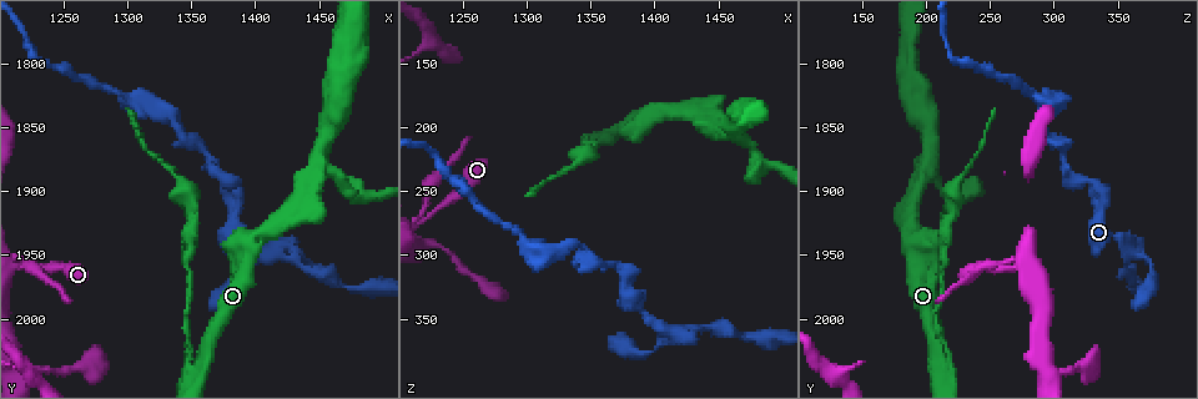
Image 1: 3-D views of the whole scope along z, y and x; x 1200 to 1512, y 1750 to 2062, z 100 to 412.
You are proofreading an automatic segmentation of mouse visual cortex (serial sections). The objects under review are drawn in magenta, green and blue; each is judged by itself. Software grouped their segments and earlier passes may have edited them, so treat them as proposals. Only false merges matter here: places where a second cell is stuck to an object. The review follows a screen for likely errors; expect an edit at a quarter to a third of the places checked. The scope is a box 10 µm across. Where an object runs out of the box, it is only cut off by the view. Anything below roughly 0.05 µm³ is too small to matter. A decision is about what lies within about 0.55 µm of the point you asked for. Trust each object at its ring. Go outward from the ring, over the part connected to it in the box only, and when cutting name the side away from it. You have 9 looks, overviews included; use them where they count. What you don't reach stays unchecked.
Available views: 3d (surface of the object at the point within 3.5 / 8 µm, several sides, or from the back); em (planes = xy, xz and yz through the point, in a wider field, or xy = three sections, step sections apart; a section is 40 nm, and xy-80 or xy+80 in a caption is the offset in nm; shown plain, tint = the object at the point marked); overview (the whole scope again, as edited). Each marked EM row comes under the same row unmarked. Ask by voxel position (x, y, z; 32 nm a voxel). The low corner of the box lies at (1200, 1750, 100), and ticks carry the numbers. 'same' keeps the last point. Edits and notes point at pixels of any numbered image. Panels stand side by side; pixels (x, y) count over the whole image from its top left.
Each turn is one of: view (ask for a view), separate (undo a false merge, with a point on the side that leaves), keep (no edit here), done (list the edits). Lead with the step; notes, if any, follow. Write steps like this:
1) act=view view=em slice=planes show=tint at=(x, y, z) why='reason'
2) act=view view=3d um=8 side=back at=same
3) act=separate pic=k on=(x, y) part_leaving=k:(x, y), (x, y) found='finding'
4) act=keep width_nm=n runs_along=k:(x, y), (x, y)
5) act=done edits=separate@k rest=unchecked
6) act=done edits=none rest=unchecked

act=view view=3d um=3.5 at=(1358, 2032, 210) why='abrupt turn'

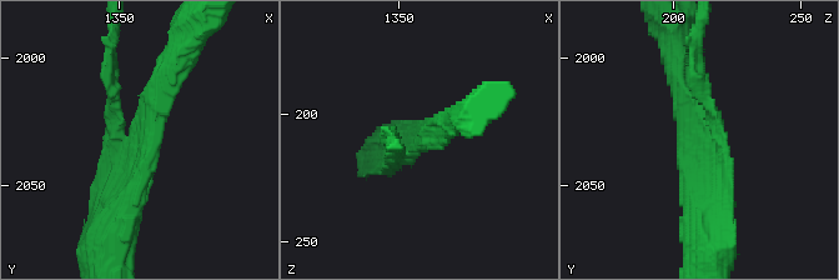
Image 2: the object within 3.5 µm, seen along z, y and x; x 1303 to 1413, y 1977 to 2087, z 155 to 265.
act=separate pic=2 on=(112, 88) part_leaving=2:(121, 138), (109, 84), (114, 34) found='two cells meet here'

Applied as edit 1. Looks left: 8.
act=view view=overview why='redraw'

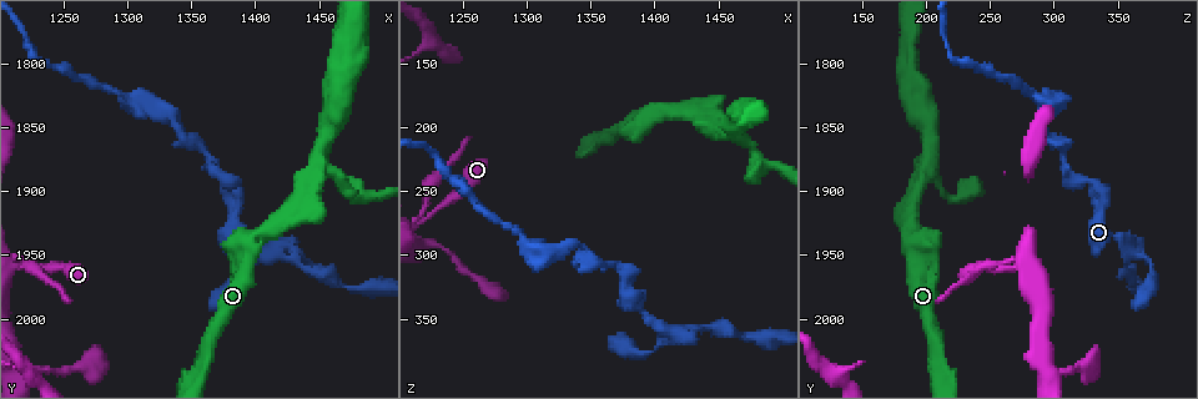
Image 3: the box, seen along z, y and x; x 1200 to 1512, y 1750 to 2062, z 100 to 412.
act=view view=3d um=3.5 at=(1258, 2038, 318) why='sudden change in width'

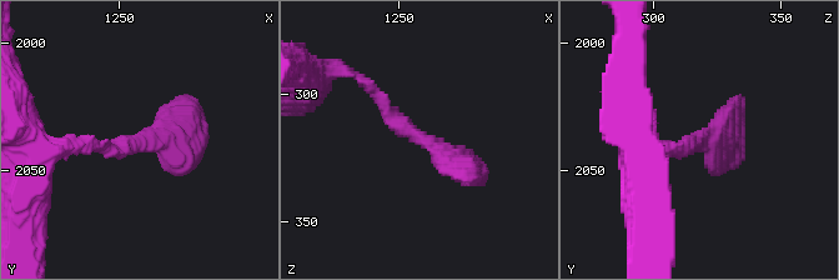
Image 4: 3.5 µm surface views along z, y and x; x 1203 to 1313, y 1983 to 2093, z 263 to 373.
act=view view=em slice=xy step=5 show=tint at=(1260, 2036, 318) why='shape alone is not enough'

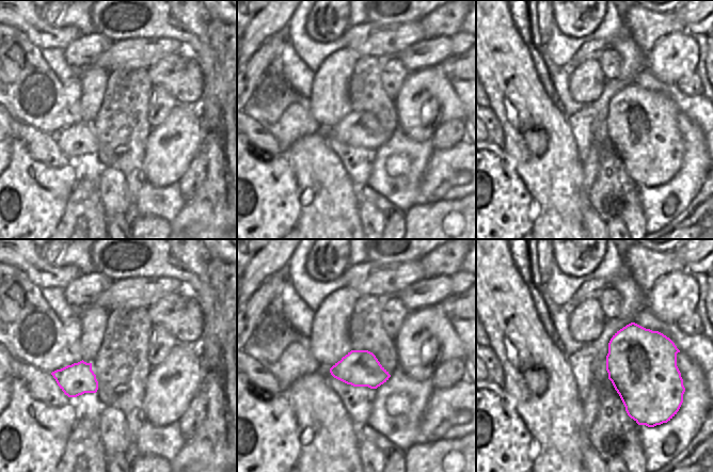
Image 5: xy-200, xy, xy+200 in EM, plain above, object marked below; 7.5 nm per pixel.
act=keep runs_along=4:(365, 83), (472, 181) found='one cell here'

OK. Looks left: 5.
act=view view=3d um=3.5 at=(1220, 1958, 262)

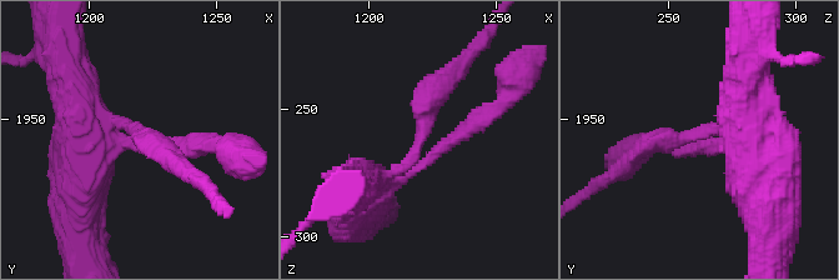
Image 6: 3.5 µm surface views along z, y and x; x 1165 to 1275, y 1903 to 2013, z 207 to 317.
act=view view=em slice=planes show=tint at=(1219, 1957, 261) arm_widths_nm=200,250 why='need the tissue'

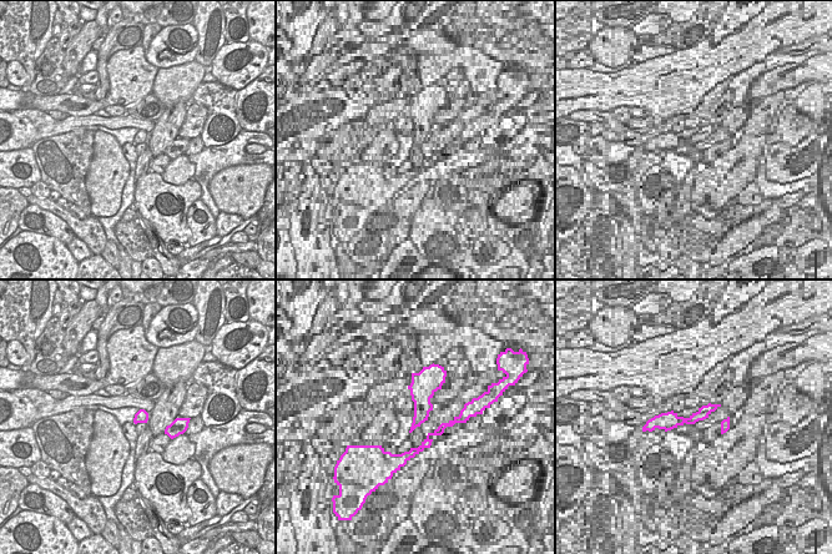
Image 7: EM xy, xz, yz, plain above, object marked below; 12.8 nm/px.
act=separate pic=6 on=(420, 123) found='two cells meet here'

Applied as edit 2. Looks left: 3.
act=view view=3d um=3.5 at=(1412, 1944, 358) why='a narrow waist'

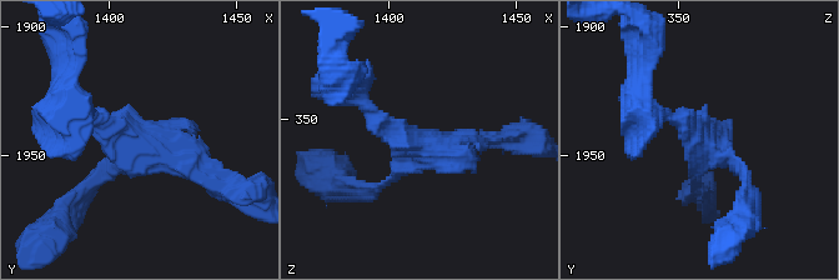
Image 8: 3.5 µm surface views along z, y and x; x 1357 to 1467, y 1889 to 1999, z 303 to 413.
act=view view=em slice=xy step=3 show=tint at=(1410, 1944, 358) why='need the tissue'

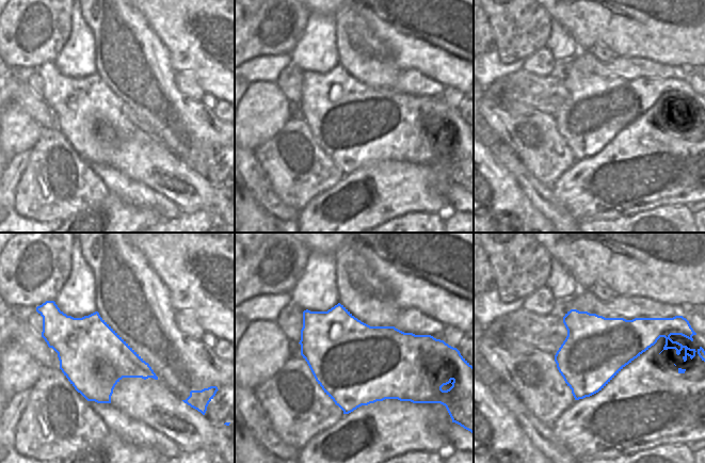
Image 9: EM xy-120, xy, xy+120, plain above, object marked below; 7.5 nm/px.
act=view view=em slice=planes show=tint at=same why='another direction'

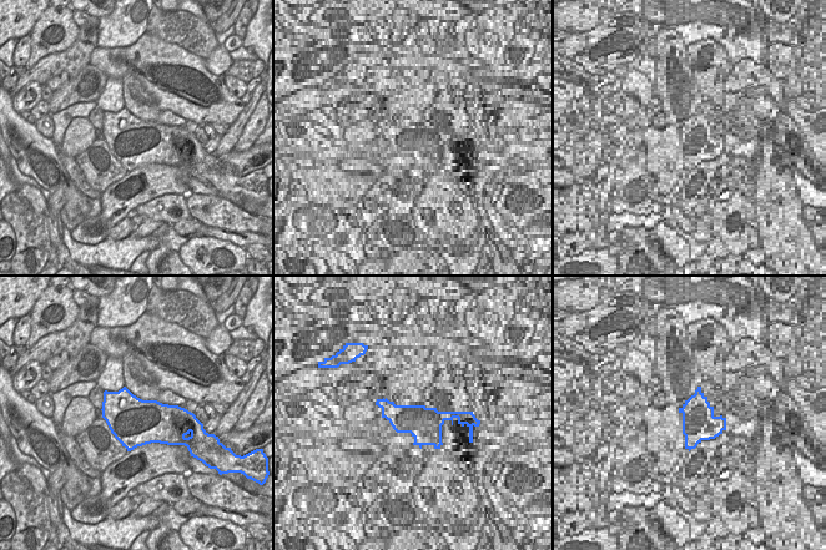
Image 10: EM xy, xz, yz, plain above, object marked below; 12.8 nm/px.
act=keep width_nm=600 runs_along=8:(79, 114), (179, 159), (209, 183) found='one cell here'

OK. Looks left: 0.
act=done edits=separate@2,separate@6 rest=unchecked

